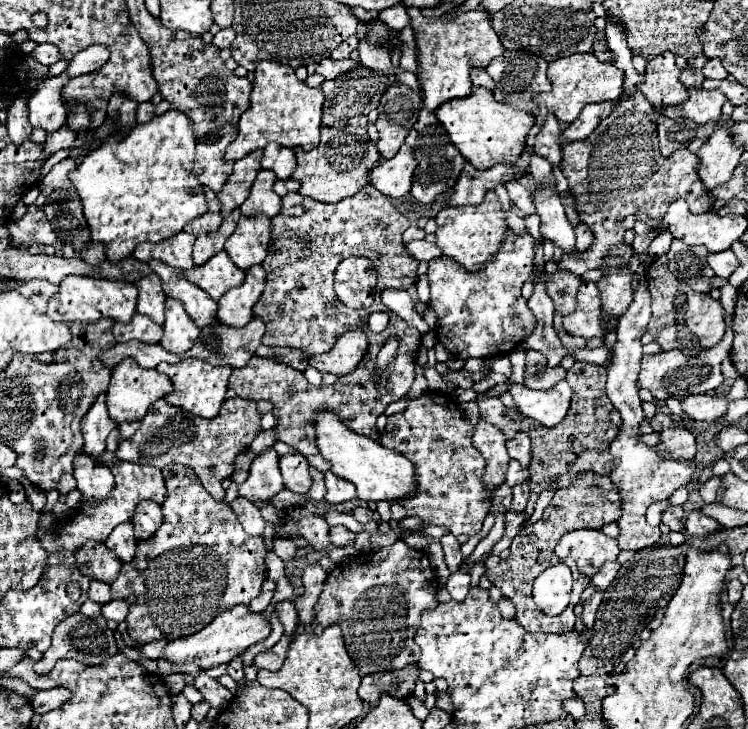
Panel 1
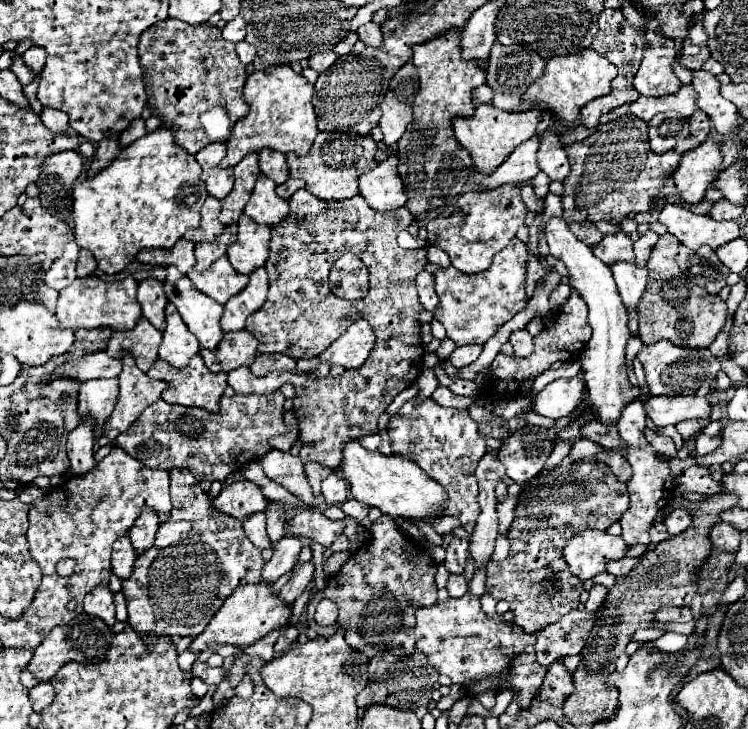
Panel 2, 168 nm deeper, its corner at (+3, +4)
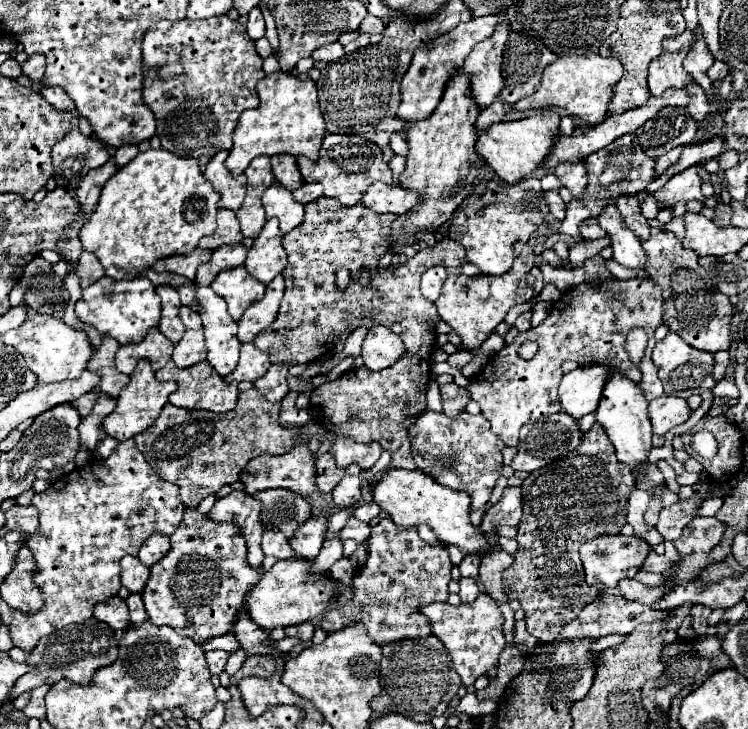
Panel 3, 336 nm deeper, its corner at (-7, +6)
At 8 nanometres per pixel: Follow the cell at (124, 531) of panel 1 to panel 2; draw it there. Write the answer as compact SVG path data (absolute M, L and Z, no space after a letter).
M122 536L114 542L114 548L112 548L112 572L124 580L126 576L130 576L132 572L132 566L134 566L134 560L136 560L138 552L132 548L132 542L128 536Z

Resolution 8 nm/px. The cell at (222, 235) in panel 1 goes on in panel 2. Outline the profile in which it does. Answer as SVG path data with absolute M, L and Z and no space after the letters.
M228 224L224 228L224 232L214 238L212 242L202 242L202 244L196 244L194 248L194 254L196 254L196 270L206 270L214 260L218 260L220 256L226 254L226 248L228 244L234 242L234 236L236 236L236 224Z

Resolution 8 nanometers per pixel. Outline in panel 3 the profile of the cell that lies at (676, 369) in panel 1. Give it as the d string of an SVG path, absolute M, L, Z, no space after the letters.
M668 332L666 338L654 346L652 362L658 366L658 376L664 384L666 396L678 396L686 400L692 394L702 394L702 390L710 390L716 386L716 380L712 376L714 356L688 346L676 332Z

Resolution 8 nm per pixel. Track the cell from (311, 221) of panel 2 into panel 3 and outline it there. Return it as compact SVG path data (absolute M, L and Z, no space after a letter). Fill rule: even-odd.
M318 198L310 204L304 206L306 216L304 222L292 230L290 234L286 234L282 238L284 250L288 254L288 266L284 270L284 280L286 280L286 292L280 304L280 314L276 318L276 322L272 322L272 326L268 326L268 330L264 330L264 334L258 334L258 338L254 340L256 348L266 352L270 356L270 372L264 378L258 378L254 382L254 388L268 400L268 402L282 402L282 398L290 392L288 388L288 368L280 366L294 366L294 364L306 364L306 362L314 362L318 358L322 358L326 354L326 350L332 350L332 346L338 344L338 338L344 330L356 330L358 326L388 326L392 324L390 330L394 330L396 334L402 336L404 344L406 344L406 354L404 358L400 358L400 362L396 362L394 366L382 370L382 372L372 372L366 366L362 368L354 368L354 372L346 372L340 378L322 384L320 388L316 388L312 392L312 400L310 400L310 416L312 422L316 422L318 426L322 426L324 430L332 432L332 434L340 434L346 438L352 438L356 442L378 442L384 450L388 450L392 454L392 462L390 468L404 468L404 470L414 470L414 458L412 458L412 448L410 448L410 436L408 436L408 420L410 416L418 416L426 410L426 388L430 382L430 352L434 348L436 342L436 324L438 324L438 310L434 306L434 302L426 300L420 294L420 276L430 268L430 266L462 266L466 262L466 254L464 254L464 246L444 238L442 242L438 242L434 248L428 250L420 250L414 258L410 258L404 266L398 266L394 272L388 270L378 270L376 262L380 260L380 256L386 254L390 242L388 242L388 230L392 226L392 222L396 220L394 214L376 214L368 208L364 208L362 204L358 204L356 208L346 208L340 206L336 200L332 198ZM336 268L348 268L352 272L352 282L348 286L348 292L338 292L336 288ZM360 270L368 270L372 274L372 284L370 286L362 286L358 282Z

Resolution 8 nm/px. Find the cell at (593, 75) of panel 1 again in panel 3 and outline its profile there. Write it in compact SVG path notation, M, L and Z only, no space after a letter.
M570 54L570 56L560 56L552 66L546 66L542 84L540 88L528 96L516 102L518 110L534 110L534 108L548 108L548 106L558 106L564 108L566 114L580 118L588 126L596 126L606 118L608 112L608 102L612 98L612 86L620 80L622 66L618 60L604 58L600 54Z

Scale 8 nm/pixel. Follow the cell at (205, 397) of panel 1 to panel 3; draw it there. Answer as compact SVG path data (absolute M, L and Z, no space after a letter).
M172 360L156 372L156 378L158 380L174 380L178 384L178 390L170 396L170 404L178 406L178 408L188 408L188 410L210 410L210 412L216 412L216 414L224 414L224 412L230 412L236 408L236 402L238 402L238 384L236 382L224 382L216 370L212 370L212 366L204 360L204 362L198 362L196 366L190 366L190 368L184 368L180 370Z

